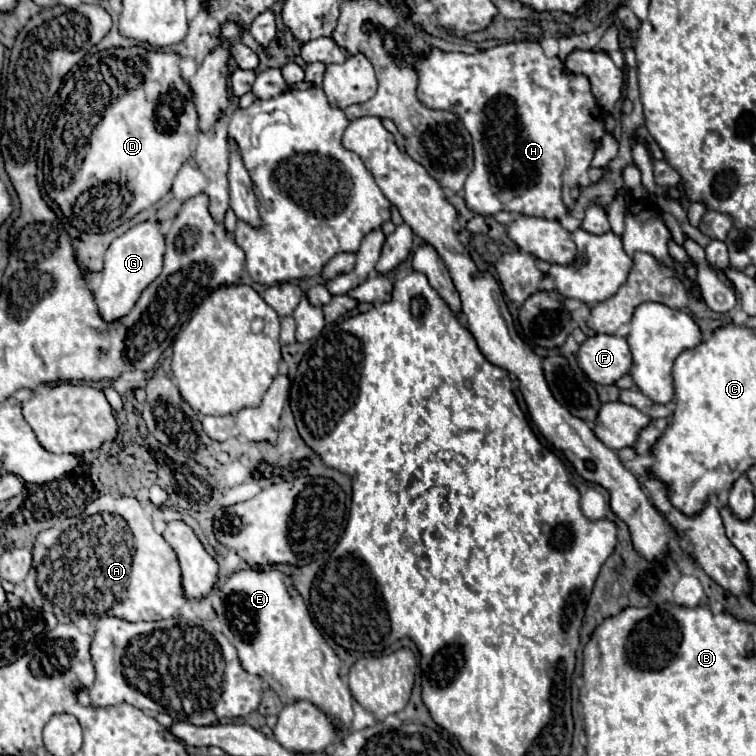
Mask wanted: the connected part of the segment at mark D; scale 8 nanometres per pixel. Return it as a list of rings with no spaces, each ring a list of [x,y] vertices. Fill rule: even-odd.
[[[144,46],[96,52],[96,80],[100,80],[100,88],[108,88],[108,92],[112,92],[112,100],[116,100],[116,104],[104,112],[100,128],[92,132],[88,152],[84,152],[84,160],[80,160],[80,168],[76,168],[76,176],[72,176],[72,184],[68,184],[68,192],[48,194],[58,202],[64,216],[84,232],[108,232],[166,196],[180,166],[190,158],[190,142],[198,132],[198,114],[192,90],[180,74],[180,56],[176,56],[176,52],[158,52]]]

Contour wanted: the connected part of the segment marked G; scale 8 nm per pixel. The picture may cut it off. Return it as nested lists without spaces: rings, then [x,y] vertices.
[[[146,220],[136,224],[110,244],[104,256],[104,266],[100,272],[94,274],[90,284],[100,316],[104,320],[118,320],[132,310],[142,290],[162,272],[164,250],[166,238],[160,232],[158,220]]]

